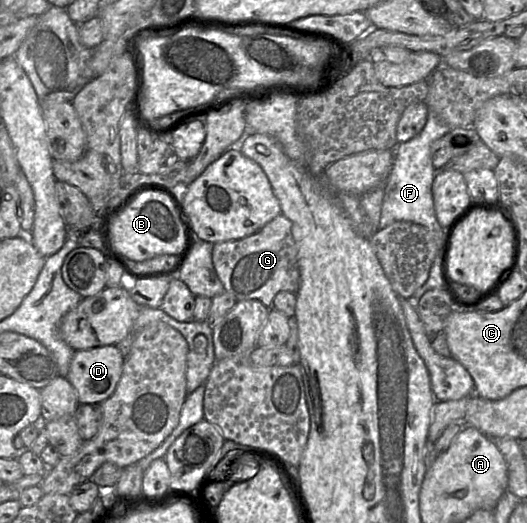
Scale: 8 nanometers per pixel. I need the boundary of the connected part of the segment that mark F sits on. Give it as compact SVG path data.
M428 110L428 118L421 133L409 141L398 143L390 174L384 184L379 229L396 221L409 221L427 227L434 232L444 232L439 224L432 195L432 184L436 170L432 163L431 144L446 134L450 128Z

